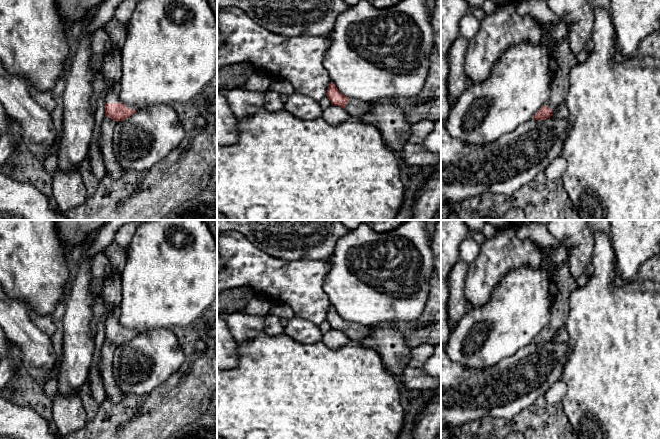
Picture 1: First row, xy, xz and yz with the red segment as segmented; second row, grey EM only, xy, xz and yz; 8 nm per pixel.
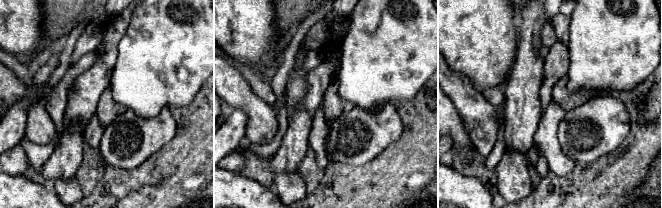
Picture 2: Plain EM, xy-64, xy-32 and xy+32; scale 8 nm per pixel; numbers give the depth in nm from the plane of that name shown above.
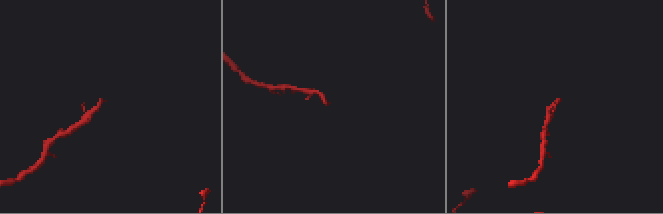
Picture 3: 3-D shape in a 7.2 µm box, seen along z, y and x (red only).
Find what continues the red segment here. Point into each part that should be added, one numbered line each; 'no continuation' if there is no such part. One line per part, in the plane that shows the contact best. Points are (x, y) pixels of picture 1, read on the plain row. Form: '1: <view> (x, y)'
1: xy (112, 320)

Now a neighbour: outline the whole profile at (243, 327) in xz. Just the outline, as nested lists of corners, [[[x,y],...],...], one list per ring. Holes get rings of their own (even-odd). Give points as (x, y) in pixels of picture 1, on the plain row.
[[[241,312],[222,315],[237,344],[245,343],[264,333],[264,317],[251,316]]]

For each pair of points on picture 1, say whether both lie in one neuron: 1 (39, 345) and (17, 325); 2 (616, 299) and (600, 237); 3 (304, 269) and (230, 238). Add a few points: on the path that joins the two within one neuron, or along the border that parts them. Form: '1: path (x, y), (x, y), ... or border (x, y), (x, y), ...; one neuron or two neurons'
1: path (34, 342), (22, 330); one neuron
2: path (604, 284), (603, 252); one neuron
3: path (286, 269), (261, 269), (248, 256); one neuron

